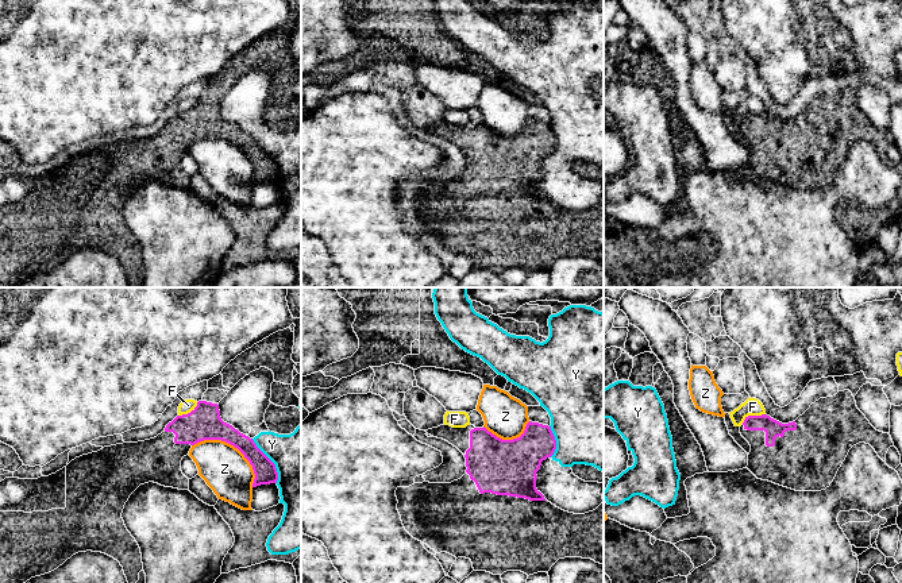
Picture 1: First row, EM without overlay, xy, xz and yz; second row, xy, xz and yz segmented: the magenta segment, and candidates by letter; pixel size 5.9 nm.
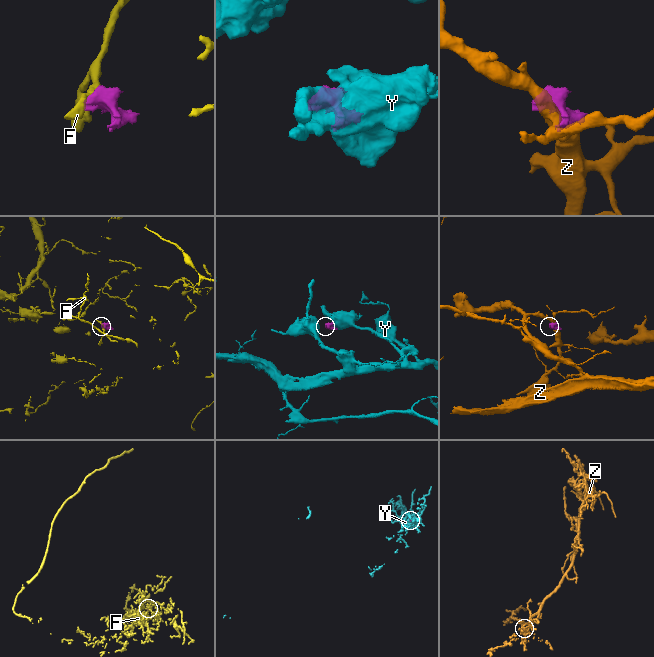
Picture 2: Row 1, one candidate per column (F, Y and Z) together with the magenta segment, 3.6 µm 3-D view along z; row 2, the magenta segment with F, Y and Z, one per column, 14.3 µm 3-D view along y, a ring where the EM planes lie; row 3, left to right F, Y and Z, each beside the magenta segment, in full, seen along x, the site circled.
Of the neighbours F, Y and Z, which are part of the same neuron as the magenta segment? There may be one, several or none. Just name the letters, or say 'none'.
none

